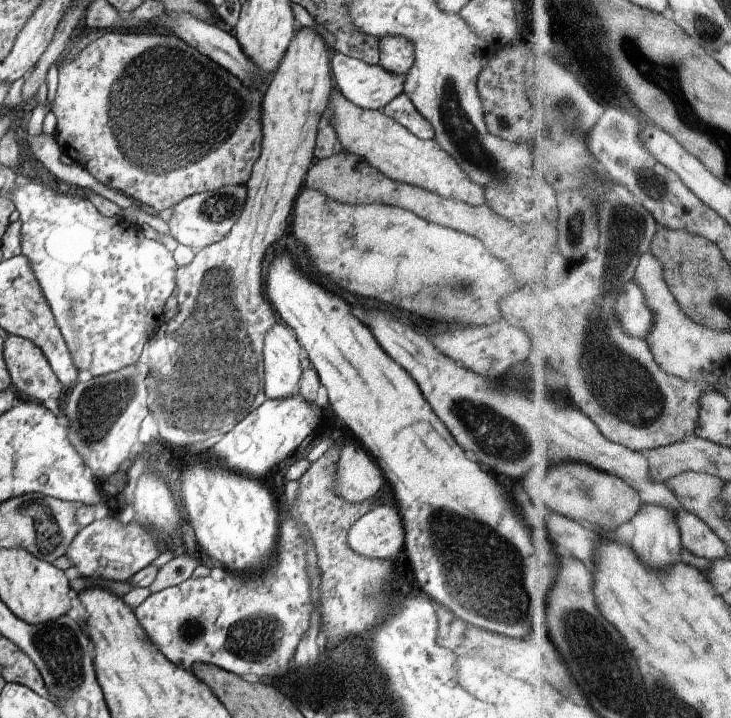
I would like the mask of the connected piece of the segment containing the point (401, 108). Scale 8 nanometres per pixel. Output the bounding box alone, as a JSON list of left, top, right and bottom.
[382,92,435,140]

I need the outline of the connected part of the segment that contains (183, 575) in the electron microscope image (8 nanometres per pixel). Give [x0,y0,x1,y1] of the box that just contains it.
[149,549,200,593]

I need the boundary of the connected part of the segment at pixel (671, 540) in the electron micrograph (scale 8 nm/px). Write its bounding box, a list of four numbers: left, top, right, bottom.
[632,503,684,569]

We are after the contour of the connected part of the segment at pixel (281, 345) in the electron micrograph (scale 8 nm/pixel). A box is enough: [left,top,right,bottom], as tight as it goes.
[263,320,300,399]

